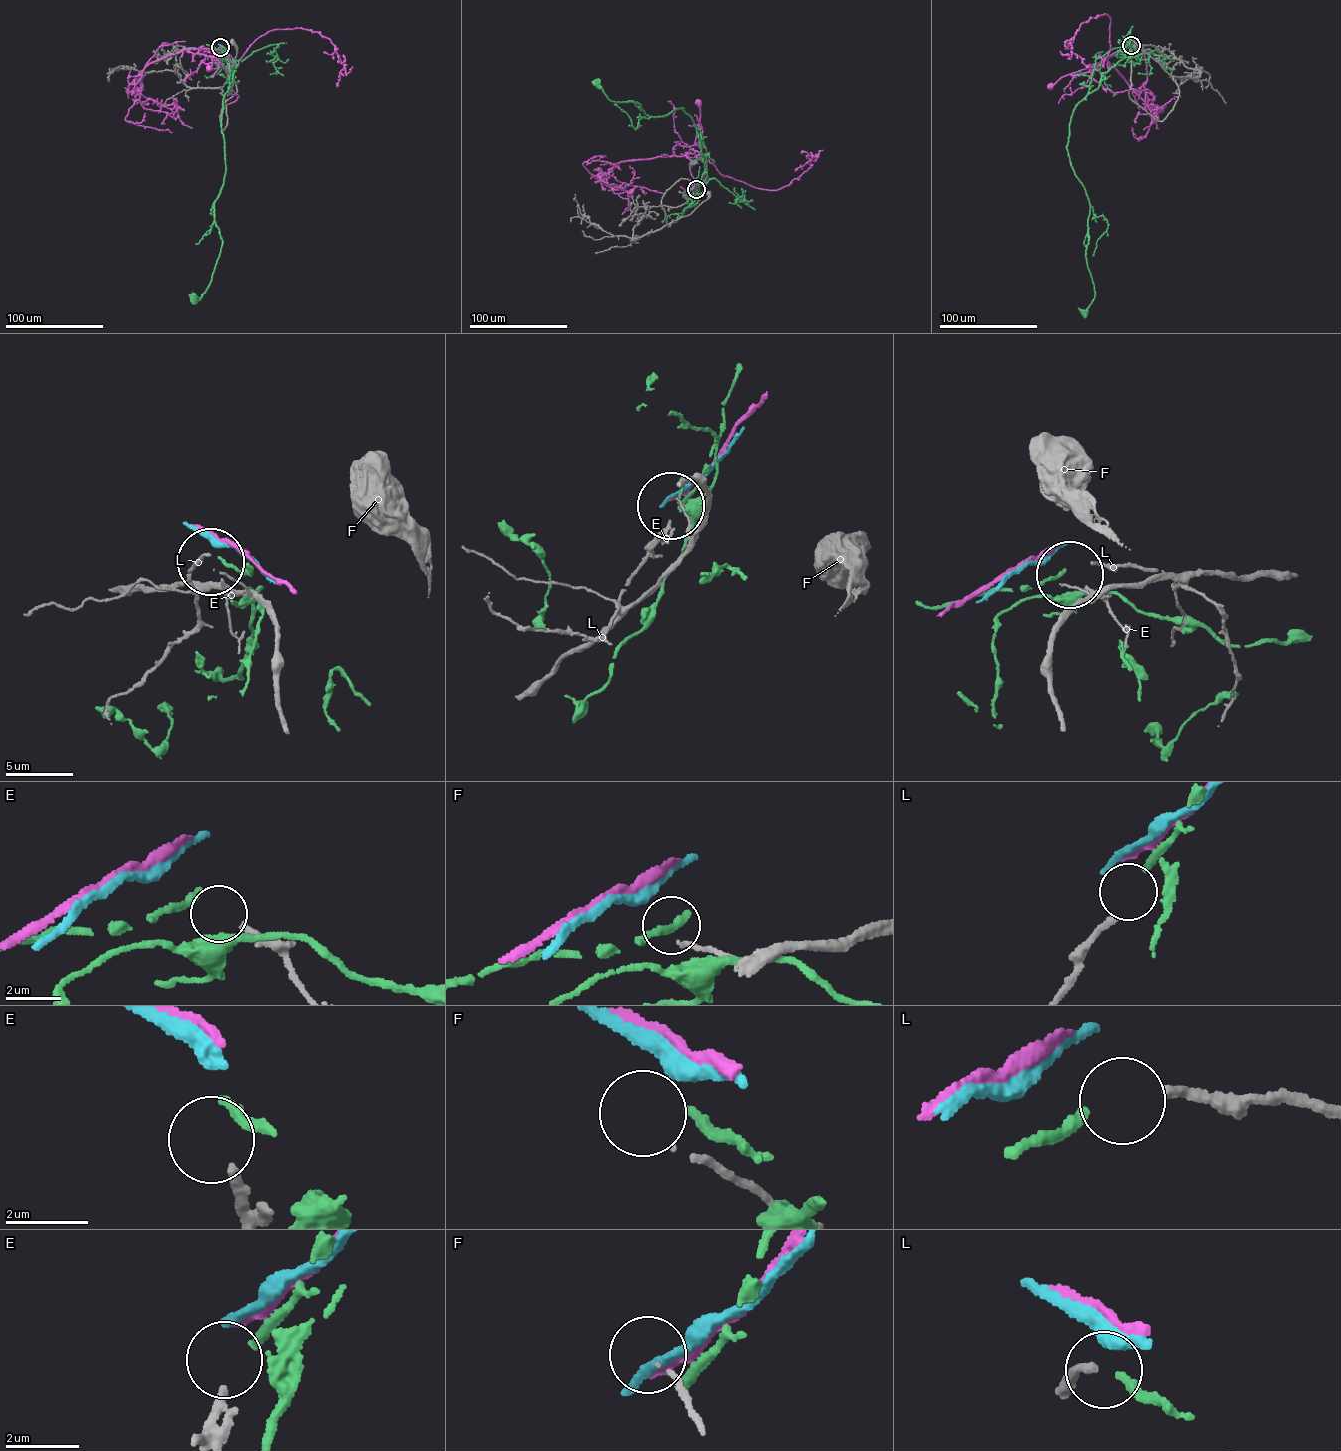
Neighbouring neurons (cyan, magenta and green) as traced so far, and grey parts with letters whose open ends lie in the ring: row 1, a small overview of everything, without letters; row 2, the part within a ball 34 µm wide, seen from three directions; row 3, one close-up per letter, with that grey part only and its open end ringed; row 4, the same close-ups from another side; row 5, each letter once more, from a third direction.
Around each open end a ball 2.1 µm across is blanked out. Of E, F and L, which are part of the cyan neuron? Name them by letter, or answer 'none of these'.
none of these

